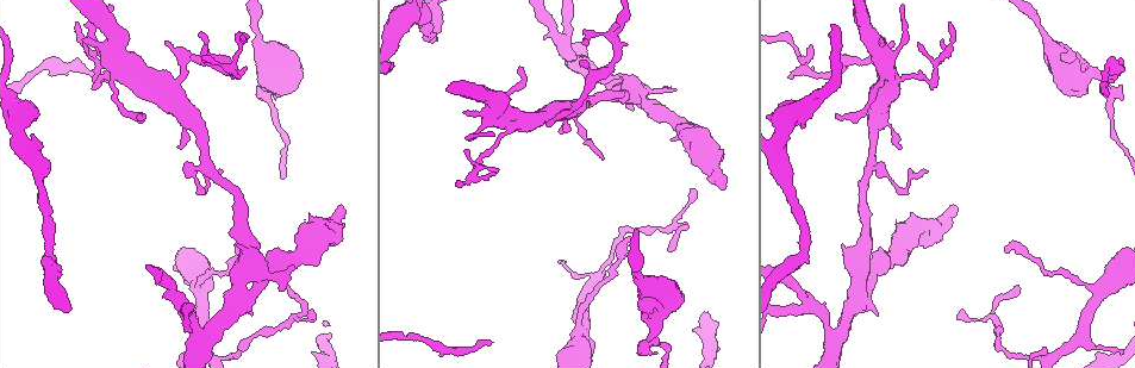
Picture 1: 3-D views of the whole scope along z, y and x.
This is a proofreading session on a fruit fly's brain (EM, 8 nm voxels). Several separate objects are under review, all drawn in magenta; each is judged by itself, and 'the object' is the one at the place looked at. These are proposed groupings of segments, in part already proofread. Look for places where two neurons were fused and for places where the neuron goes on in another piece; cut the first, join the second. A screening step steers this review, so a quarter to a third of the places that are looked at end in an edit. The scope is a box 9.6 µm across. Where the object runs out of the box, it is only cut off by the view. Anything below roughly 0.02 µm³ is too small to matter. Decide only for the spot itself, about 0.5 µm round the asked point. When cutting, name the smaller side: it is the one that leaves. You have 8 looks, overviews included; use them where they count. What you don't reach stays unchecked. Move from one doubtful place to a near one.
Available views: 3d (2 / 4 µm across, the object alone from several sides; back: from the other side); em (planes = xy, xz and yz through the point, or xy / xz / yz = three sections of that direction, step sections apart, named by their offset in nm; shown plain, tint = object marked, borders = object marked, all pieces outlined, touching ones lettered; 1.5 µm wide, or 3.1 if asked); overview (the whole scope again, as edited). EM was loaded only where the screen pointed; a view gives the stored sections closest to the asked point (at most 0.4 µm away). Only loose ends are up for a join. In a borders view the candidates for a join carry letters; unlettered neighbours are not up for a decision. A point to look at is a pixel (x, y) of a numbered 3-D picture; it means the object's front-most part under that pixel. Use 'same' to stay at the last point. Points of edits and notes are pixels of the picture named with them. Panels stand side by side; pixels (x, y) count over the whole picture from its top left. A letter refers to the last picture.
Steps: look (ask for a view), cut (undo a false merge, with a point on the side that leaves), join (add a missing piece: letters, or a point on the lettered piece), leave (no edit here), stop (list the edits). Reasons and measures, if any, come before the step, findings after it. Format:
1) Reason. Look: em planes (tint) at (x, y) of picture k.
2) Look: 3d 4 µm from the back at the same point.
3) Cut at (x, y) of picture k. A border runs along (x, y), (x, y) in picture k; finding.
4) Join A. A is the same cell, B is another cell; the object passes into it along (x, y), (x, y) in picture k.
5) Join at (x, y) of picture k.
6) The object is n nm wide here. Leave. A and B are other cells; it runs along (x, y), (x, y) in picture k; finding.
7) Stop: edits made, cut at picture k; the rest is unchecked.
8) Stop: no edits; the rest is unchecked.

Free end. Look: em xy step 4 (tint) at (719, 181) of picture 1.

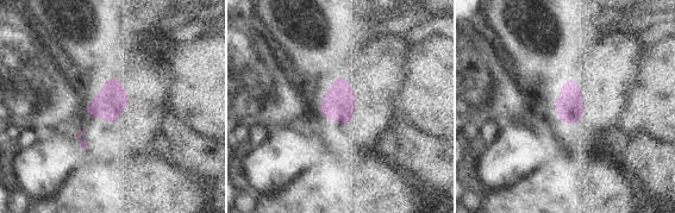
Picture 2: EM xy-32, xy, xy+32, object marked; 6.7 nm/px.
Look: em planes (borders) at the same point.

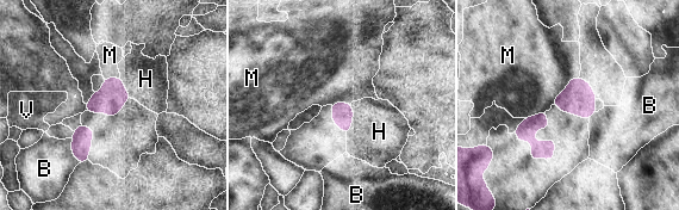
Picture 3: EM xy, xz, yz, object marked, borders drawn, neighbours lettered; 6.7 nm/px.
Join at (379, 131) of picture 3. H is the same cell, B, M and V are other cells; the object passes into it along (342, 113), (352, 119), (379, 131) in picture 3; the neuron continues.

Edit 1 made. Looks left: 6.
See it whole again. Look: overview.

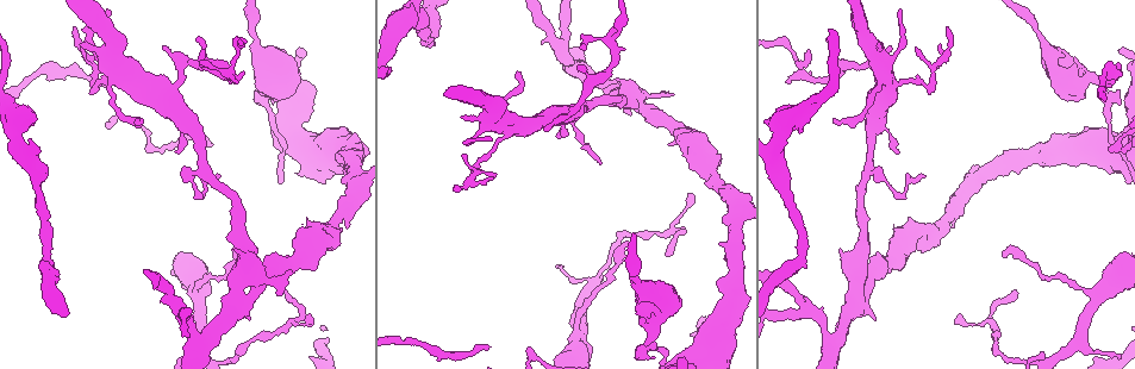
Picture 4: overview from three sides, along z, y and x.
Look: em xz step 4 (borders) at (558, 49) of picture 4.

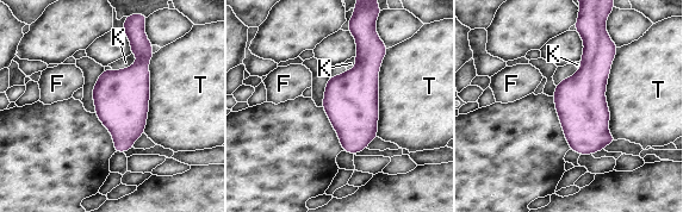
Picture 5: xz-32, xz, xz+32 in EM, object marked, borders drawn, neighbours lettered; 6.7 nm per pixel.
Leave. F, K and T are other cells; a border runs along (618, 48), (606, 89), (616, 139) in picture 5; continuous, no second neuron.

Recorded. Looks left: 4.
Free end. Look: 3d 4 µm at (836, 120) of picture 4.

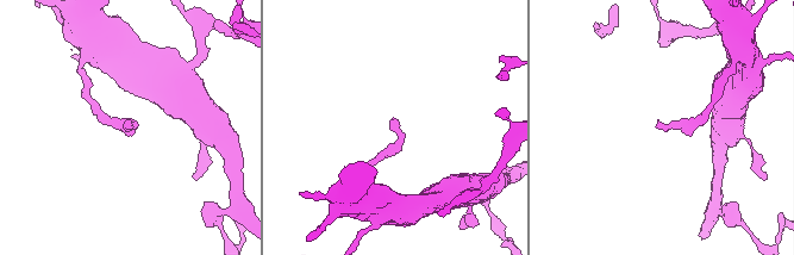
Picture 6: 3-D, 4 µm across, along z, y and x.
Look: em planes (tint) at (659, 122) of picture 6.

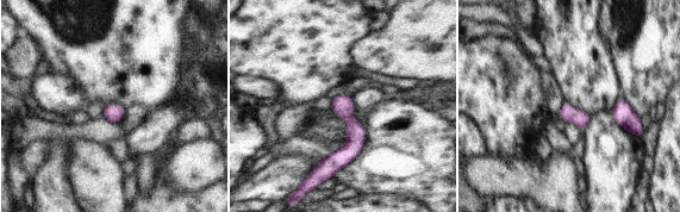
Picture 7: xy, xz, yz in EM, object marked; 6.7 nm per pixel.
Look: em planes (borders) at the same point.

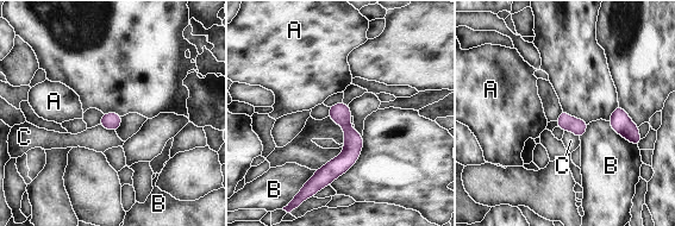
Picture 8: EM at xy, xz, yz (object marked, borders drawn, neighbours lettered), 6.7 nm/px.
The longest contact is with B, 260 nm. Leave. A, B and C are other cells; a border runs along (100, 124), (114, 131) in picture 8; no lettered piece goes on from it.

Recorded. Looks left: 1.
Stop: edits made, join at picture 3; the rest is unchecked.

